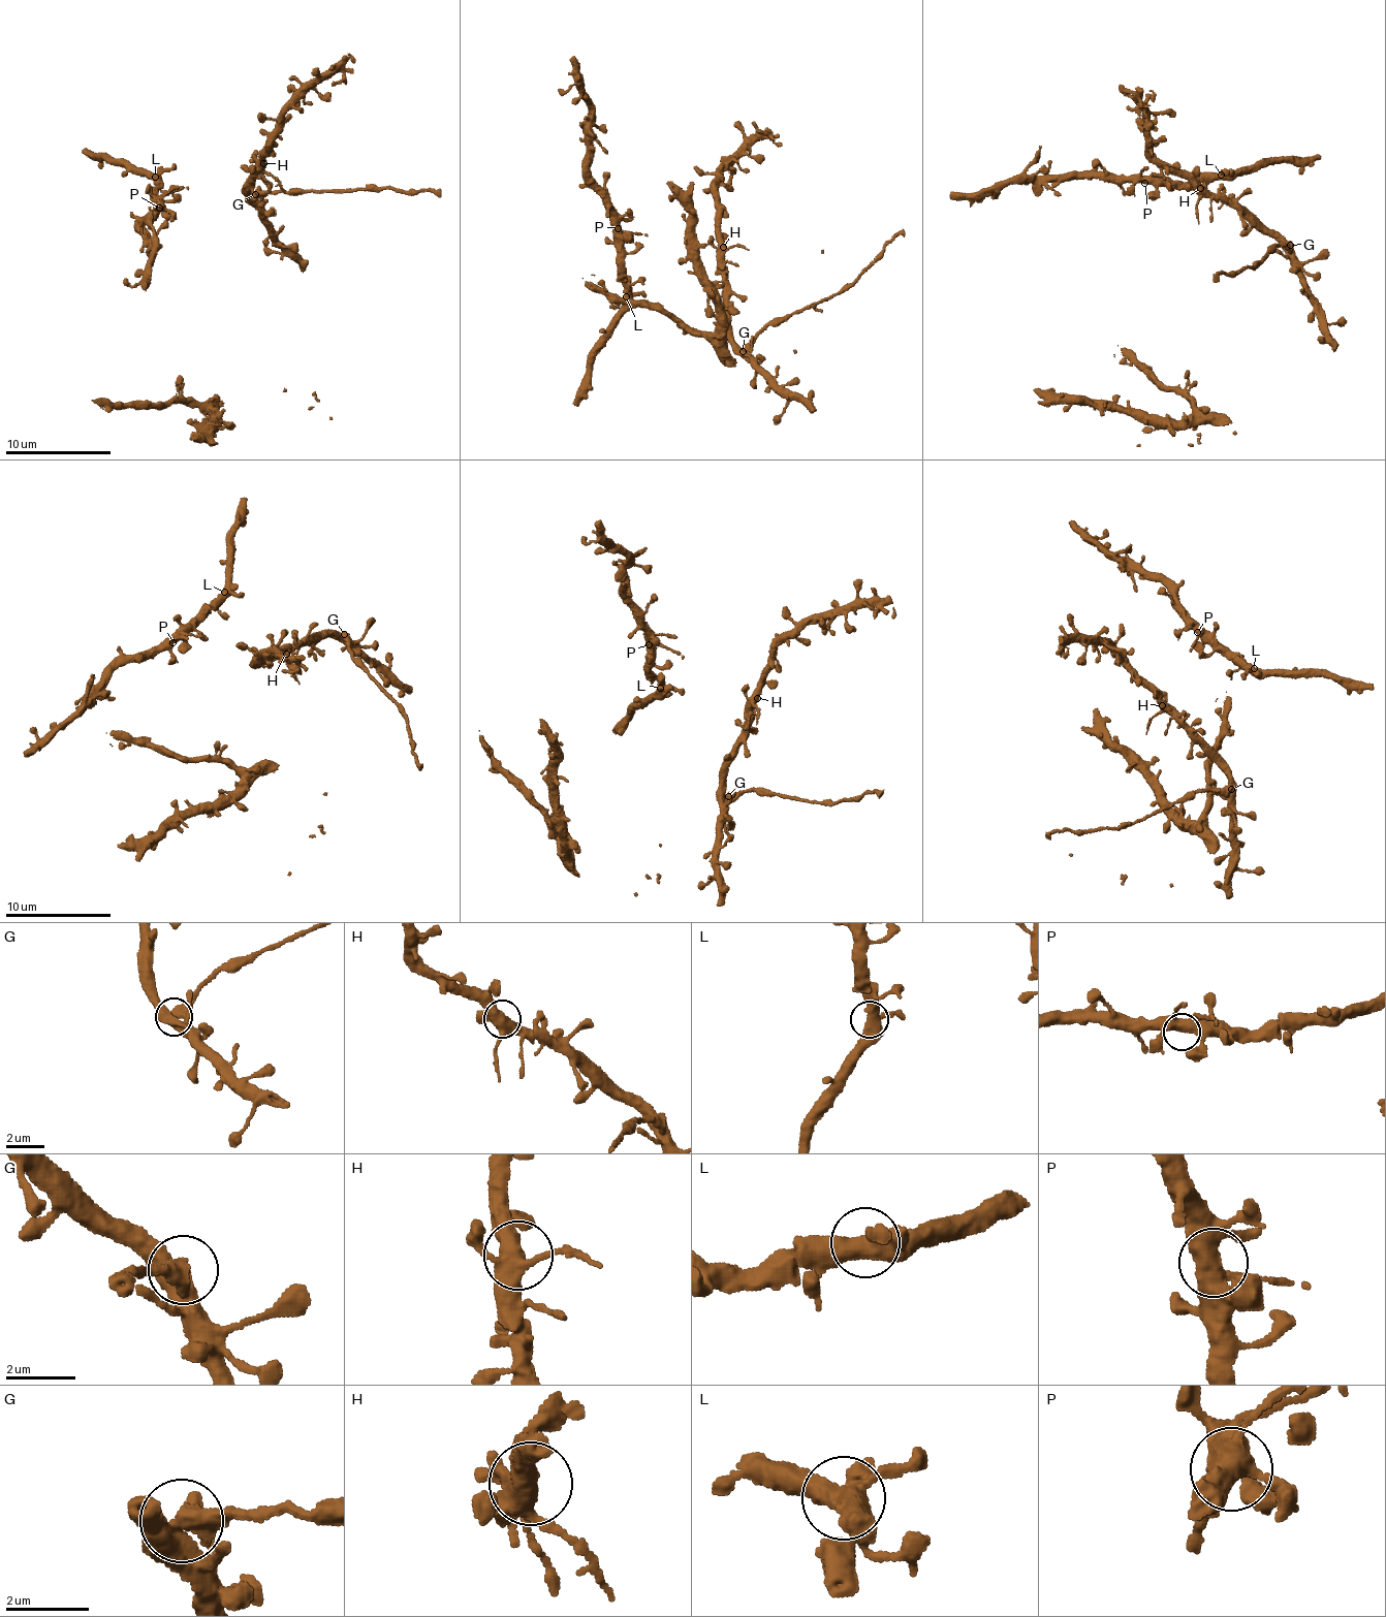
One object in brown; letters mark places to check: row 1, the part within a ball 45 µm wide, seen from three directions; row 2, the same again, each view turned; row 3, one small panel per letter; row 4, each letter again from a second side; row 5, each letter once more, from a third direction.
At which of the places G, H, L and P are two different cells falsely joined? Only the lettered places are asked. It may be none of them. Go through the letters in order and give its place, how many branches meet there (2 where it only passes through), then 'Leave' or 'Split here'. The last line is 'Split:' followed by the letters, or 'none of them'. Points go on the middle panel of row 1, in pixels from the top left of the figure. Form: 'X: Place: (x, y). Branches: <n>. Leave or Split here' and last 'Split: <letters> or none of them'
G: Place: (743, 351). Branches: 3. Split here
H: Place: (723, 247). Branches: 4. Leave
L: Place: (626, 296). Branches: 4. Leave
P: Place: (618, 228). Branches: 3. Leave
Split: G

